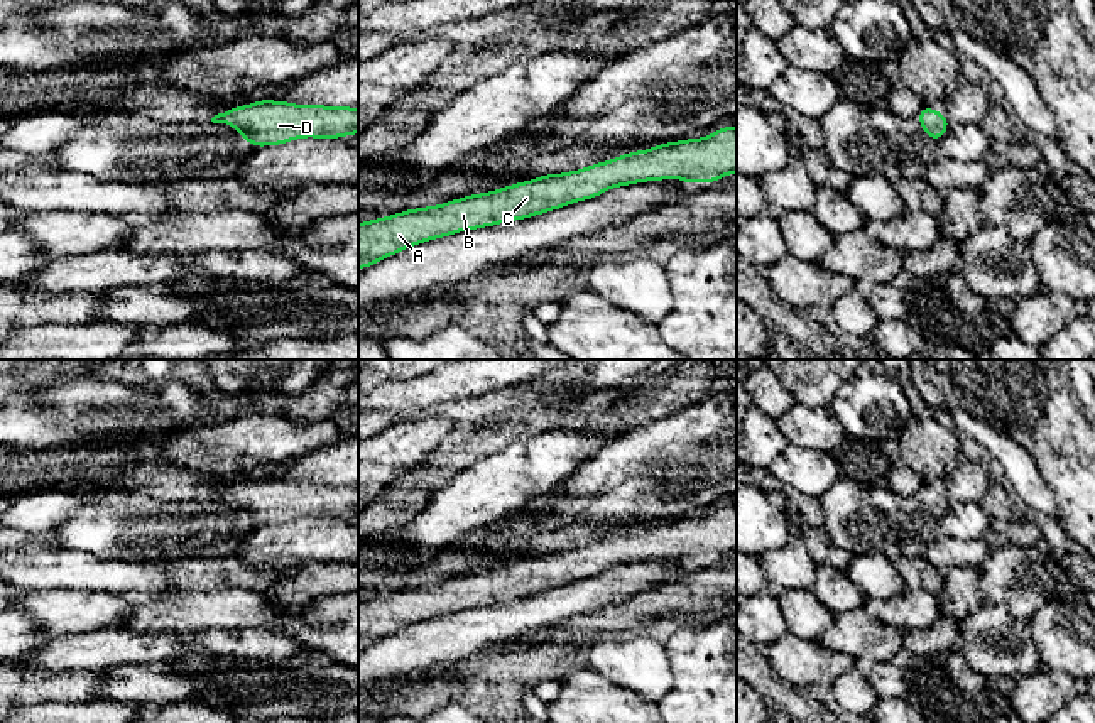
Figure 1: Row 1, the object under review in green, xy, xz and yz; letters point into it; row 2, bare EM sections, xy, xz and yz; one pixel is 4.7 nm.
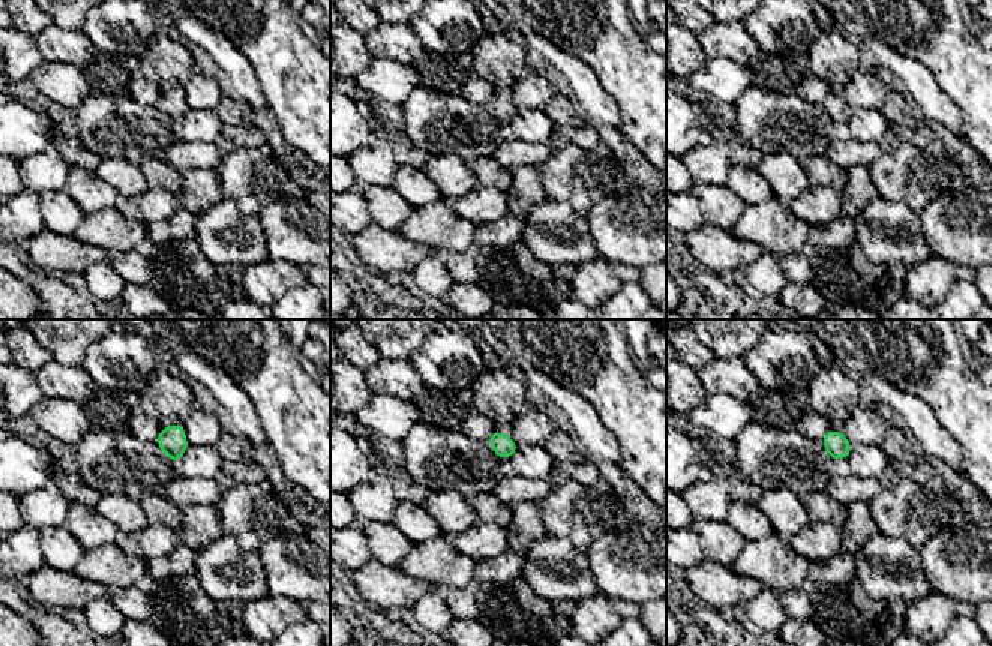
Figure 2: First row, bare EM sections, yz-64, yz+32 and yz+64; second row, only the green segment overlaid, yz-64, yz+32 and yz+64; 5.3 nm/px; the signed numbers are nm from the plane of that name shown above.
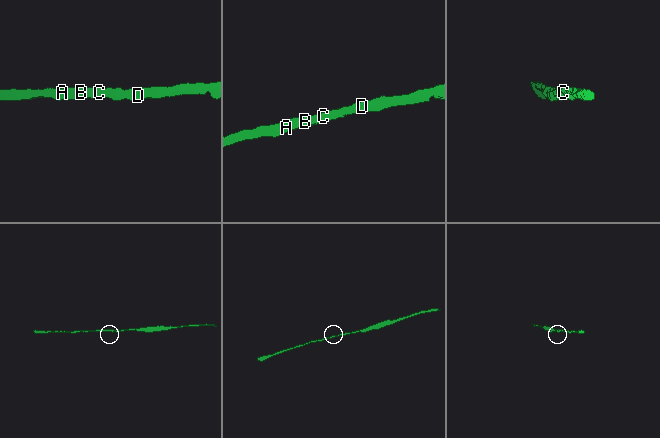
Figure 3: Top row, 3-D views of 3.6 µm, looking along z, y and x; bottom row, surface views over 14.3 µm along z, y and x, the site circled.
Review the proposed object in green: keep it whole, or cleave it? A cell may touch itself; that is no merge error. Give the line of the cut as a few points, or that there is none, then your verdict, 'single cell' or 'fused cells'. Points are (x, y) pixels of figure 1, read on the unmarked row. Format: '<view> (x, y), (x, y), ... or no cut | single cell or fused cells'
no cut | single cell

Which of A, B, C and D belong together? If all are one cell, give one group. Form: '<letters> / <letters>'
A B C D

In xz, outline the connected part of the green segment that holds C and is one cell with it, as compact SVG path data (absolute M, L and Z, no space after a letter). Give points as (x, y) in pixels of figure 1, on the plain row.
M730 503L713 514L664 520L580 549L546 552L444 583L358 601L358 647L372 645L417 622L537 595L593 578L612 566L669 556L688 563L716 561L733 551L737 551L737 505Z

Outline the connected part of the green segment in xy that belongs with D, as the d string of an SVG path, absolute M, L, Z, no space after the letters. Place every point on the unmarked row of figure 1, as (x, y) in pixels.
M259 478L211 497L230 502L253 525L281 524L296 517L340 517L358 512L358 487Z

